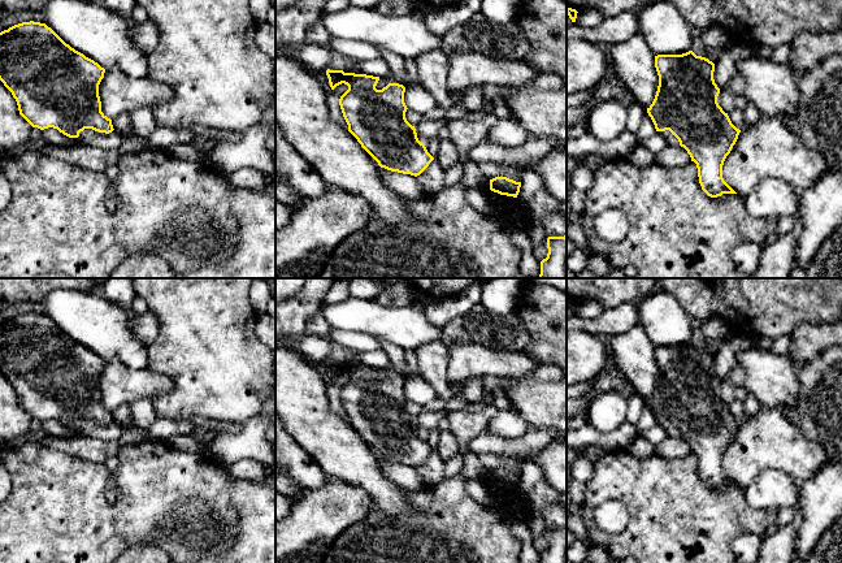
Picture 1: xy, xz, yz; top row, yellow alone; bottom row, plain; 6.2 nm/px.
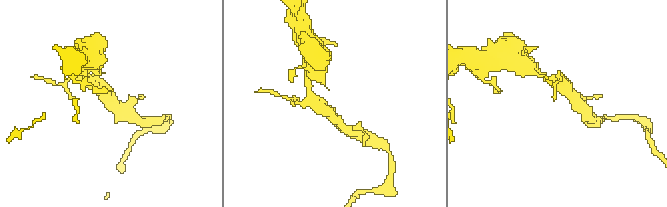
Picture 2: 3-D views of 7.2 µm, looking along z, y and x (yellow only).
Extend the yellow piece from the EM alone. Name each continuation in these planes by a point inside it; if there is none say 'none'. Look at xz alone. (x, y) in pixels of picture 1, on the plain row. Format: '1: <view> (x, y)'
1: xz (412, 366)

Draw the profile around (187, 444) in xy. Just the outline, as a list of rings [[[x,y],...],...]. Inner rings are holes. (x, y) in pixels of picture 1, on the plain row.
[[[177,434],[169,438],[168,443],[170,447],[177,449],[179,451],[185,451],[185,452],[191,452],[198,449],[196,442],[192,436],[183,437],[183,436]]]

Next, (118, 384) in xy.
[[[112,358],[105,360],[99,376],[101,403],[113,411],[138,399],[153,399],[173,390],[173,381],[148,369],[131,369]]]

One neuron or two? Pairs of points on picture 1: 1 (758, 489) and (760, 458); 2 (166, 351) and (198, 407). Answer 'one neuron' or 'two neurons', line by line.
1: two neurons
2: one neuron

